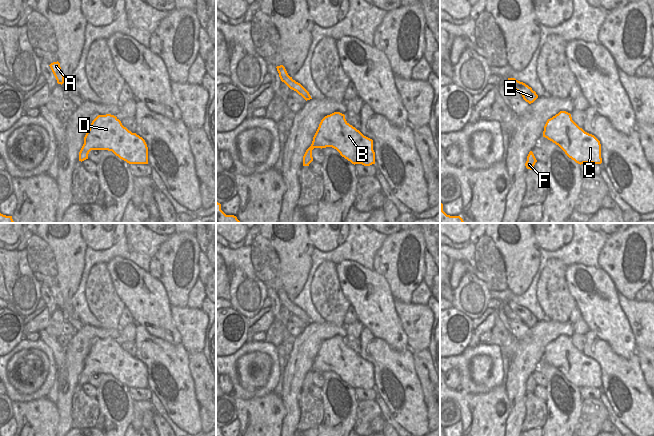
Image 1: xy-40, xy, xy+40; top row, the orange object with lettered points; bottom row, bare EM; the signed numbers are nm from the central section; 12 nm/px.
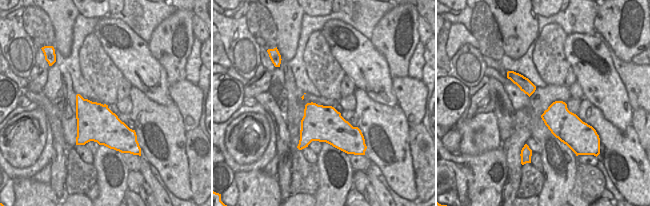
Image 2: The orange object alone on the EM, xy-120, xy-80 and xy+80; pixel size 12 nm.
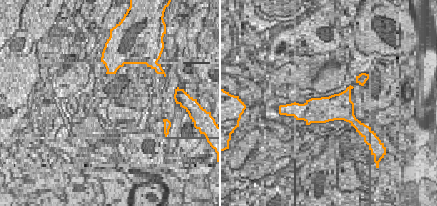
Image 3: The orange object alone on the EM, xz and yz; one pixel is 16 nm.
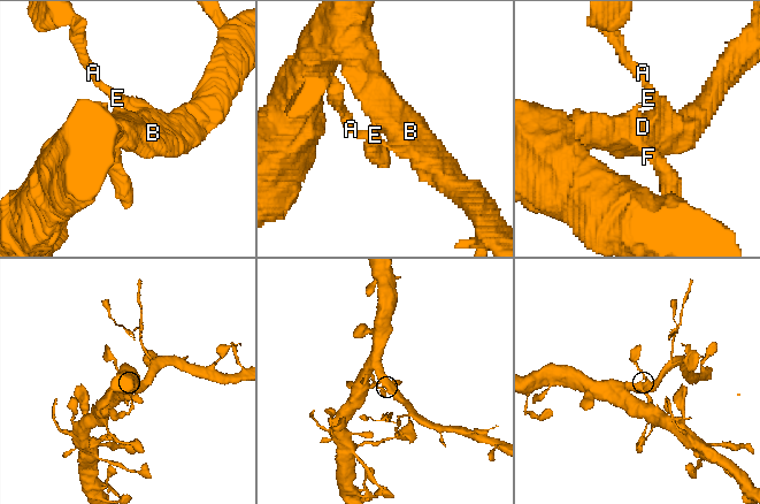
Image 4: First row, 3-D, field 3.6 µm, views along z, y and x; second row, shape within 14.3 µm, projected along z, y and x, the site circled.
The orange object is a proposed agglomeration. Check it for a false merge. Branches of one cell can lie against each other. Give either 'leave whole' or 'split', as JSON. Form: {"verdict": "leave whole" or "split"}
{"verdict": "leave whole"}

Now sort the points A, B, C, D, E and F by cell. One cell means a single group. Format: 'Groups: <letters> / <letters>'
Groups: A B C D E F

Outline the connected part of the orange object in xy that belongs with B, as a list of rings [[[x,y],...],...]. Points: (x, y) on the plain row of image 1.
[[[334,336],[321,344],[311,370],[303,380],[303,390],[309,390],[313,385],[312,374],[314,372],[326,371],[336,373],[342,381],[354,389],[375,388],[373,364],[350,349],[345,339],[340,336]]]

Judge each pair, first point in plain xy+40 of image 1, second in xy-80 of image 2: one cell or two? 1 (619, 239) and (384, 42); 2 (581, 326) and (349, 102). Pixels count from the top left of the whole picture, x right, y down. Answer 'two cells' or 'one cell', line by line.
1: one cell
2: one cell

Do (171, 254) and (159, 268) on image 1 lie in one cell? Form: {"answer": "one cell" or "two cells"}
{"answer": "one cell"}

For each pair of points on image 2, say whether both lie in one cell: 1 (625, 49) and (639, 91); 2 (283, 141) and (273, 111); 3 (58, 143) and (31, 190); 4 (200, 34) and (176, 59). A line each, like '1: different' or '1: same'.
1: different
2: same
3: different
4: different

